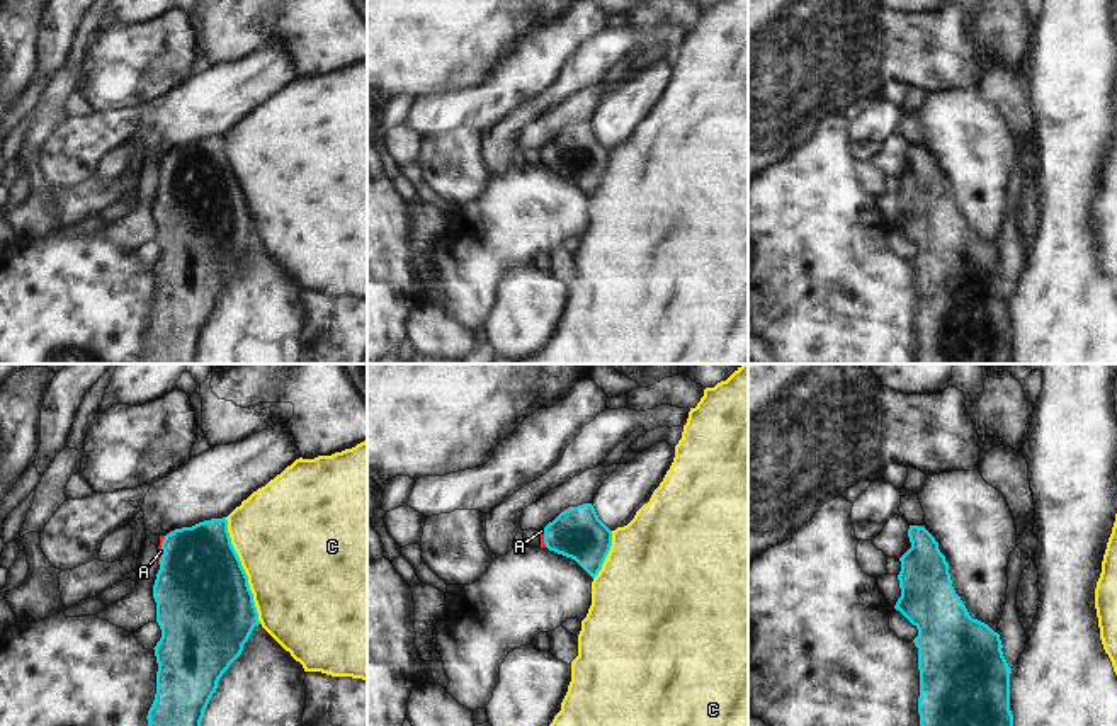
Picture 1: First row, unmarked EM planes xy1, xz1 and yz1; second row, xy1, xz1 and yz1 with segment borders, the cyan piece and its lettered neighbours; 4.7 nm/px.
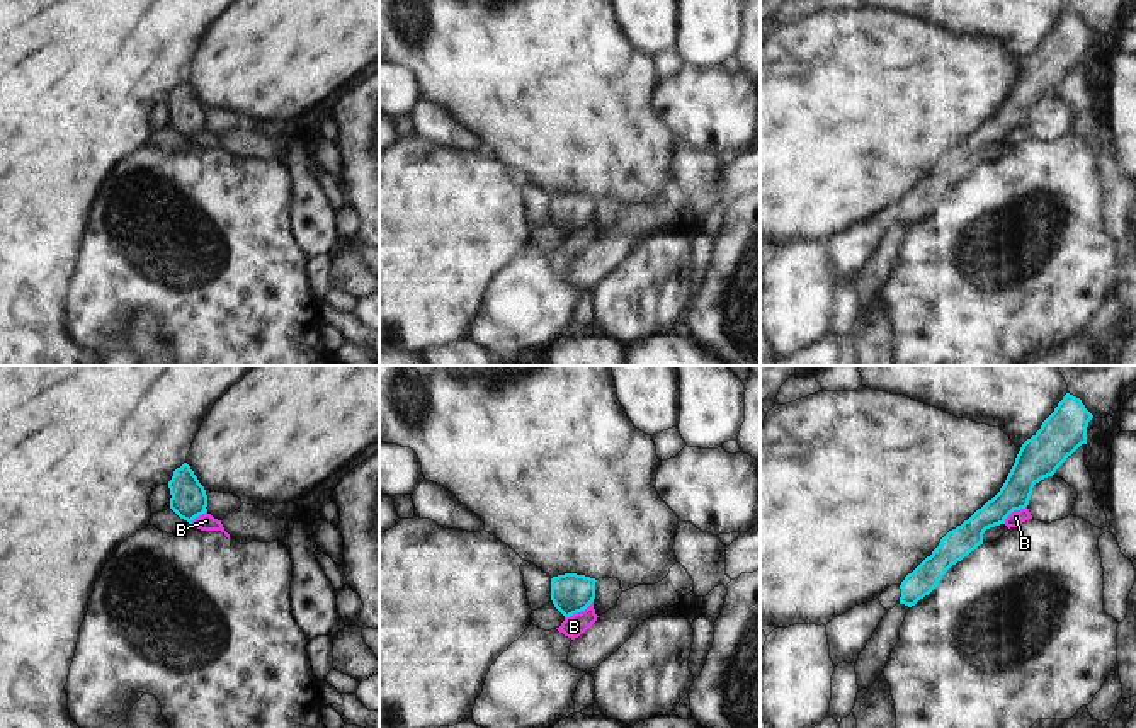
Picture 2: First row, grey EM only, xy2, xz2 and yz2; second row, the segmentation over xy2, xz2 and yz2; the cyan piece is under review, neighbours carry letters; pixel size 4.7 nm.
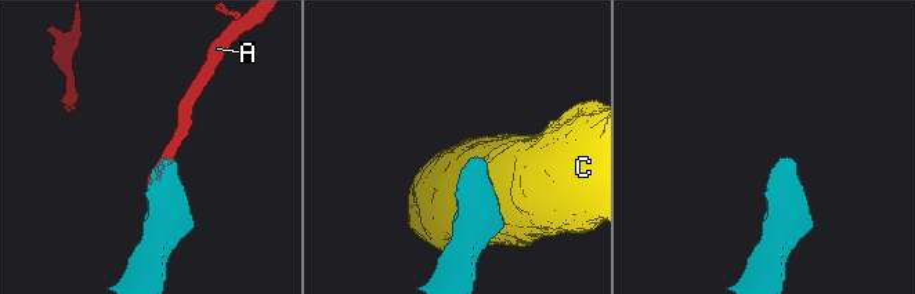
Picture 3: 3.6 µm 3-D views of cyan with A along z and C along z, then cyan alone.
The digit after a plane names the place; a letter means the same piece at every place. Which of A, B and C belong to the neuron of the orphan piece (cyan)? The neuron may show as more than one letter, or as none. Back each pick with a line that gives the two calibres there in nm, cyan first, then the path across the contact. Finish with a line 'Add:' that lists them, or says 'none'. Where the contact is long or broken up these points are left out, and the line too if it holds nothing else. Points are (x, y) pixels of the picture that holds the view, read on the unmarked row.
A: 420/30 nm | across xy1 (201, 203), (162, 167), (160, 170)
Add: A

